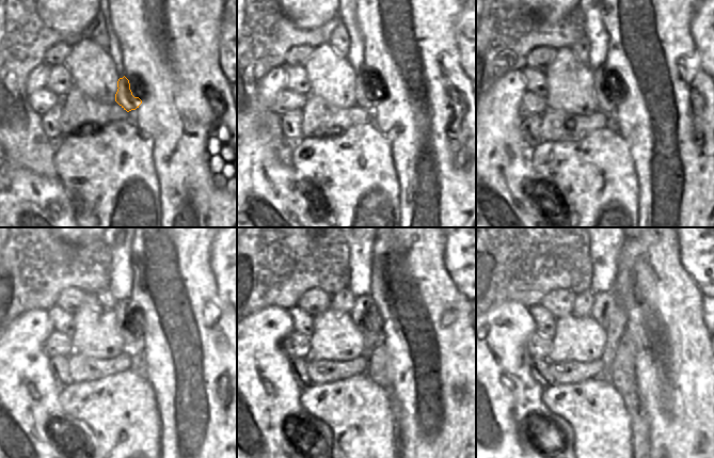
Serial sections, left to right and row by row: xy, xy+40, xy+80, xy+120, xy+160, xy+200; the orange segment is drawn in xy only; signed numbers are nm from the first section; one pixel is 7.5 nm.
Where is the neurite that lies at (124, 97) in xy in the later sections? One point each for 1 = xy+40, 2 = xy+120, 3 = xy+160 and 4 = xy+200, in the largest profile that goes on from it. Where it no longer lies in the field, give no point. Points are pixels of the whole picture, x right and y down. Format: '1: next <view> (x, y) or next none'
1: next xy+40 (362, 84)
2: next xy+120 (125, 310)
3: next xy+160 (364, 310)
4: next xy+200 (604, 304)

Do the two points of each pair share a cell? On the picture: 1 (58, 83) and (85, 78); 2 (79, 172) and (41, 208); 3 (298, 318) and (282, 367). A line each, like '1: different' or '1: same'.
1: different
2: different
3: different

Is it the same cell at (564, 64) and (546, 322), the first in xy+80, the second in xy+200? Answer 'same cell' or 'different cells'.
different cells

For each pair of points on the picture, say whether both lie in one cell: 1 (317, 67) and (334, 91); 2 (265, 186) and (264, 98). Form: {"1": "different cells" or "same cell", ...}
{"1": "same cell", "2": "same cell"}

